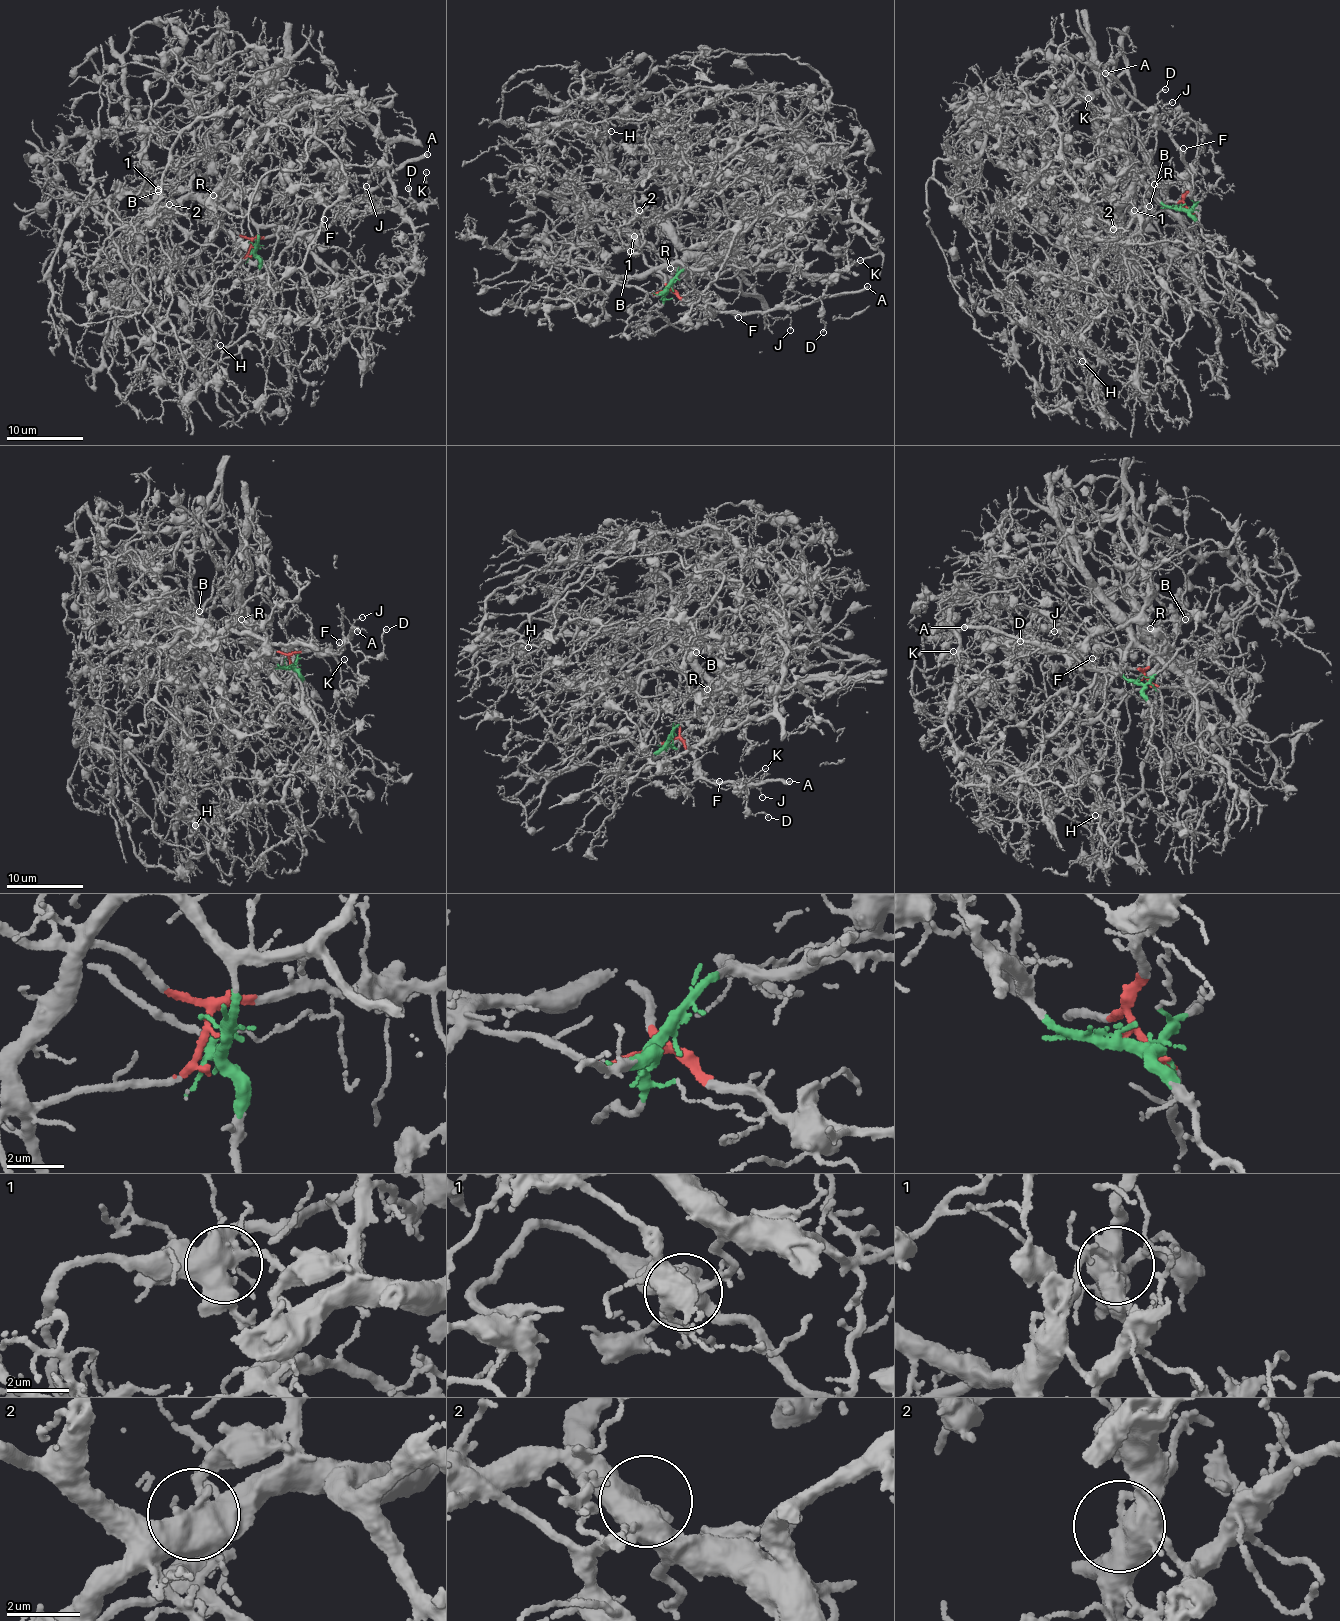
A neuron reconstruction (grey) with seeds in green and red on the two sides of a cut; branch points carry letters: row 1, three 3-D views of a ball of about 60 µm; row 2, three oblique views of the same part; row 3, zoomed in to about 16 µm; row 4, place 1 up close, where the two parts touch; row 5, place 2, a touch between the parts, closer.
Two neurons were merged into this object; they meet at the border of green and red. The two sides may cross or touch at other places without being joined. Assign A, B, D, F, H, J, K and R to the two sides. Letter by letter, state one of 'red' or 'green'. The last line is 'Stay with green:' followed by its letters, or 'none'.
A: red
B: green
D: red
F: red
H: green
J: red
K: red
R: green
Stay with green: B, H, R

